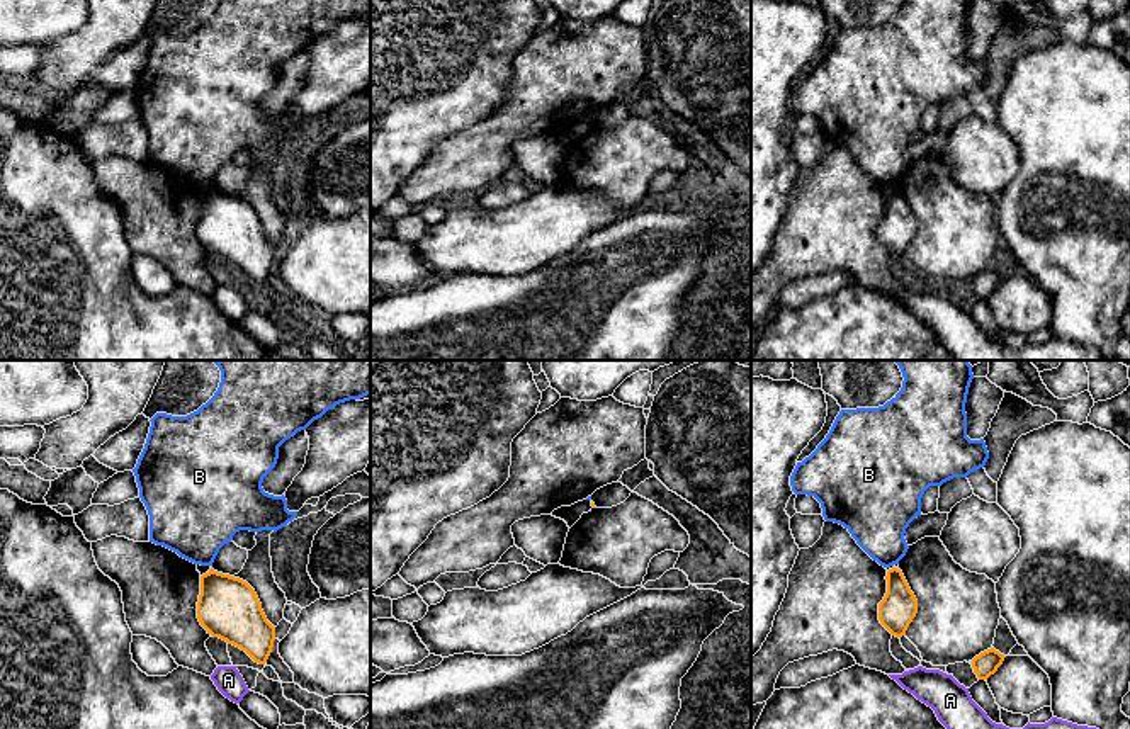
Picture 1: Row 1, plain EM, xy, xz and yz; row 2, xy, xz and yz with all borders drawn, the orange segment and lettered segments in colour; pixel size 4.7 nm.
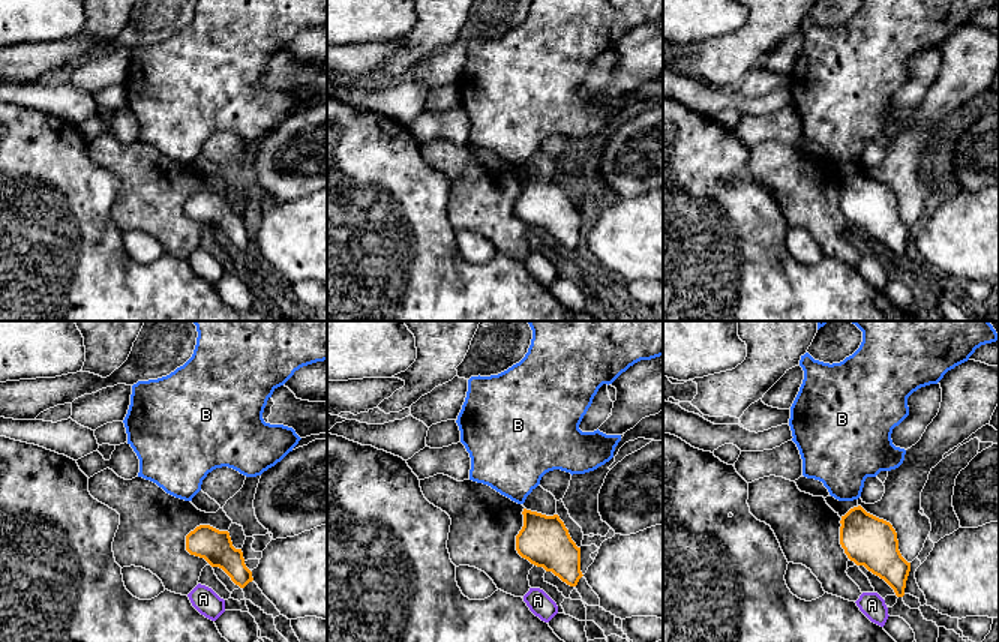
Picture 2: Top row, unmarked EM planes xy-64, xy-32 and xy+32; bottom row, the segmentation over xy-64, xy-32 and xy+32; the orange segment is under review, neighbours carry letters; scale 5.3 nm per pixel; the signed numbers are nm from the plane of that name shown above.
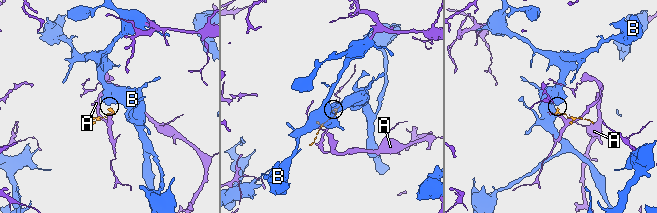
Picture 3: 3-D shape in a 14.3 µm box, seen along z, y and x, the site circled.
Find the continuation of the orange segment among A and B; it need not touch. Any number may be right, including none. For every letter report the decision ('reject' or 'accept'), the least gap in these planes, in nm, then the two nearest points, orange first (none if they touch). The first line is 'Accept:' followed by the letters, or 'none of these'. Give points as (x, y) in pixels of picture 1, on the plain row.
Accept: none of these
A: reject | 70 nm | yz (977, 296), (967, 308)
B: reject | 20 nm | xy (211, 187), (211, 184)

